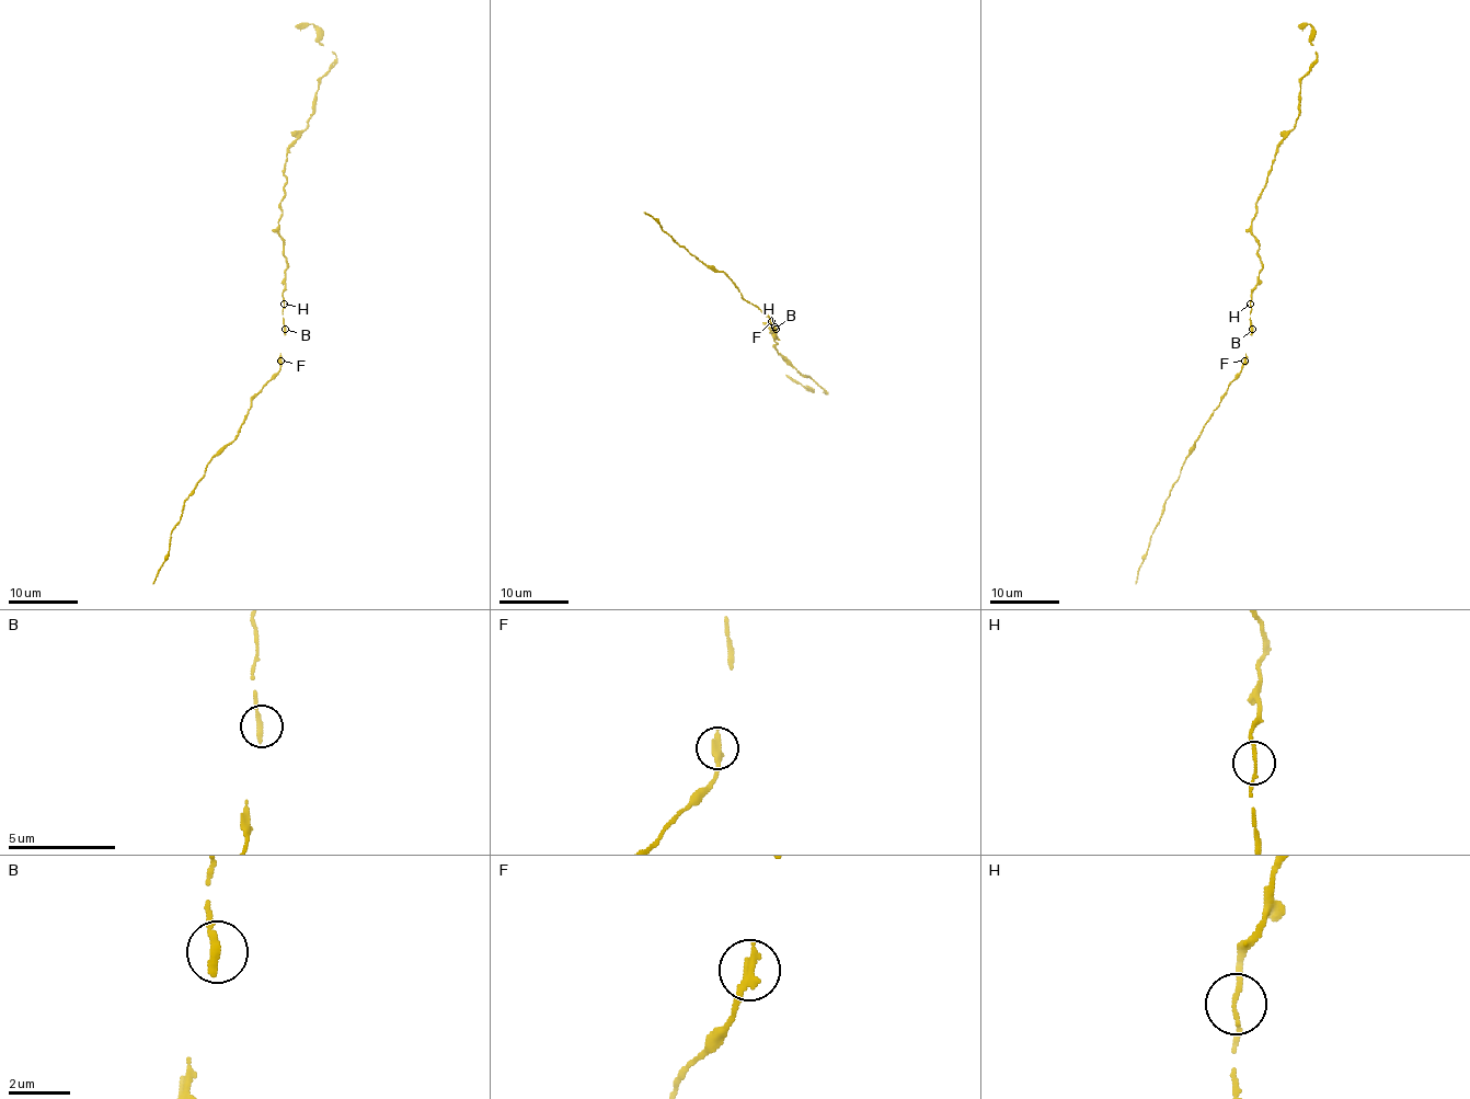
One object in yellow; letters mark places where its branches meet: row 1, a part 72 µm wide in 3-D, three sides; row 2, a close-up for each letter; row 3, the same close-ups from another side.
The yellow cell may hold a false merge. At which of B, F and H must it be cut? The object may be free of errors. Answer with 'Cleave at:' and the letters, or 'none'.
Cleave at: none

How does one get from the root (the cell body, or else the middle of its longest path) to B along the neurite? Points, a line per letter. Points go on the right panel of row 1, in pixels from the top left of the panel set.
B: (1250, 304), (1252, 329)

